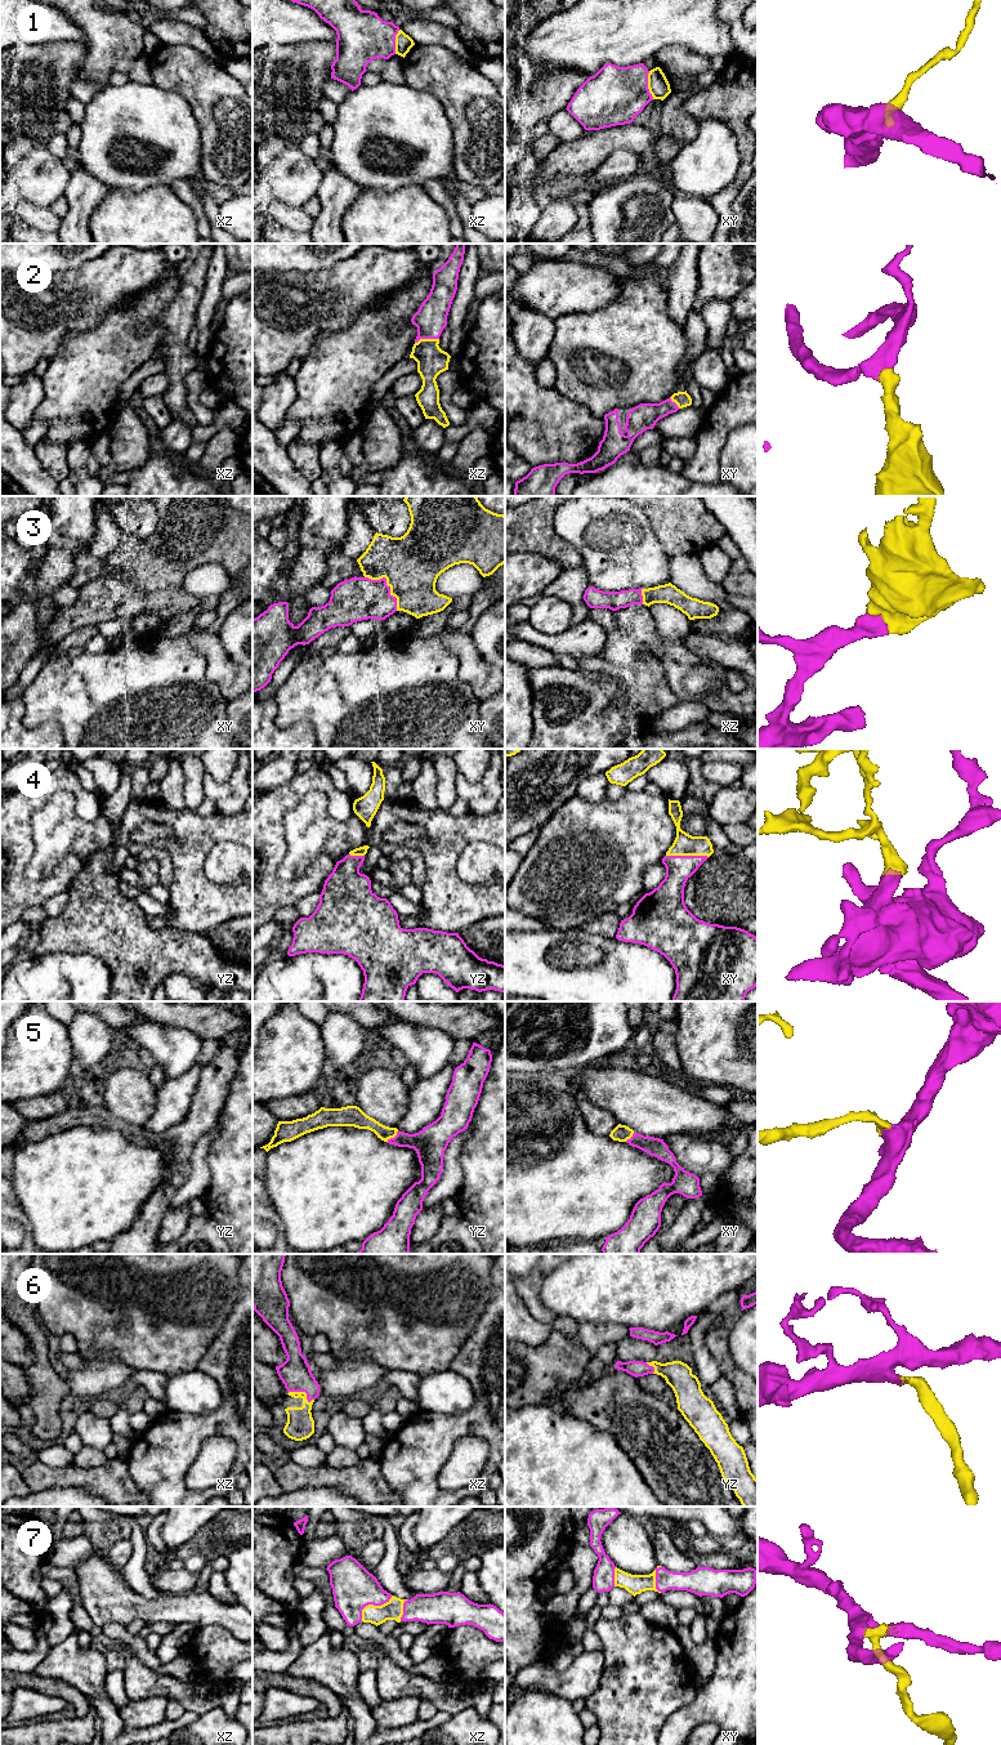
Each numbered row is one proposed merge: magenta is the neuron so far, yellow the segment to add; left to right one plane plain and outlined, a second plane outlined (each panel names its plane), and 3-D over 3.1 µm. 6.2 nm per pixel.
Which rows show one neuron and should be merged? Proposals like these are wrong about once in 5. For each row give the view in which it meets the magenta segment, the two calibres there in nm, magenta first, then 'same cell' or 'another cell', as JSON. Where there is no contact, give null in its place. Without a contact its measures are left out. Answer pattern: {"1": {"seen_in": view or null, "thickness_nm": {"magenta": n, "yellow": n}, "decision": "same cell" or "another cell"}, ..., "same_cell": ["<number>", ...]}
{"1": {"seen_in": "xy", "thickness_nm": {"magenta": 360, "yellow": 130}, "decision": "another cell"}, "2": {"seen_in": "xz", "thickness_nm": {"magenta": 200, "yellow": 180}, "decision": "same cell"}, "3": {"seen_in": "xy", "thickness_nm": {"magenta": 280, "yellow": 360}, "decision": "same cell"}, "4": {"seen_in": "xy", "thickness_nm": {"magenta": 170, "yellow": 140}, "decision": "same cell"}, "5": {"seen_in": "yz", "thickness_nm": {"magenta": 200, "yellow": 100}, "decision": "same cell"}, "6": {"seen_in": "xz", "thickness_nm": {"magenta": 190, "yellow": 180}, "decision": "same cell"}, "7": {"seen_in": "xz", "thickness_nm": {"magenta": 280, "yellow": 130}, "decision": "same cell"}, "same_cell": ["2", "3", "4", "5", "6", "7"]}

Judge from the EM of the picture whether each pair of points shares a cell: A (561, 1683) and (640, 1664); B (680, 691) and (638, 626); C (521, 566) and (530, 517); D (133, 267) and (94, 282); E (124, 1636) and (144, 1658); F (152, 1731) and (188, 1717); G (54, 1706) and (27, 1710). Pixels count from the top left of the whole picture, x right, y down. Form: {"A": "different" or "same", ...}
{"A": "different", "B": "same", "C": "different", "D": "same", "E": "same", "F": "same", "G": "same"}

